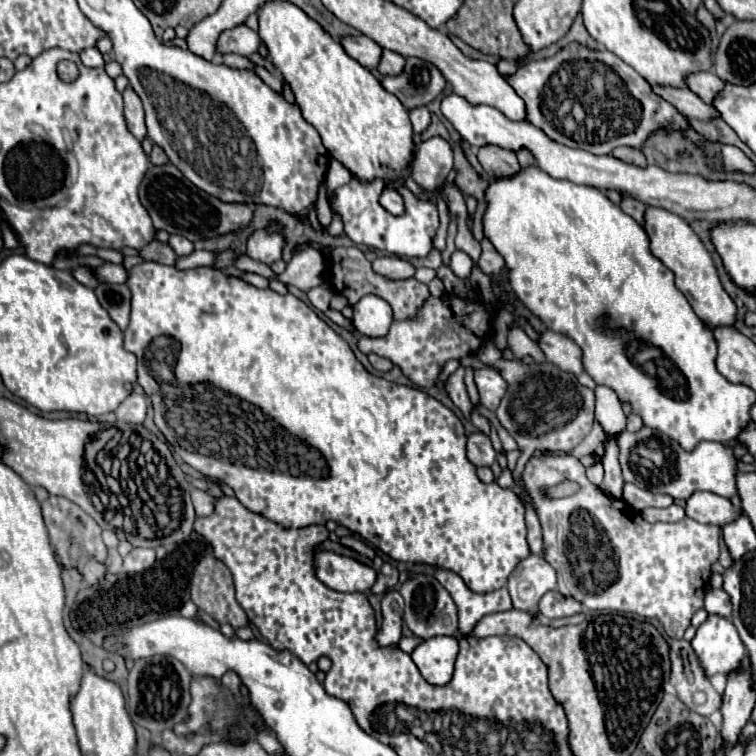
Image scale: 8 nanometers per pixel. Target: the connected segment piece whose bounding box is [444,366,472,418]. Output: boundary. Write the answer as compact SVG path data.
M460 366L454 374L450 374L444 382L444 388L448 392L448 396L452 398L454 406L458 406L462 410L462 414L466 418L470 418L470 410L472 410L472 402L468 398L466 392L466 384L464 384L464 366Z

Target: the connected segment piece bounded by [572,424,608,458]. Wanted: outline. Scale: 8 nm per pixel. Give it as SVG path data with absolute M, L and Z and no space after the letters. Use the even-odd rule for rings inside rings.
M594 424L594 430L572 452L574 454L600 454L600 458L602 458L604 456L606 440L608 440L608 436L600 428L600 424Z

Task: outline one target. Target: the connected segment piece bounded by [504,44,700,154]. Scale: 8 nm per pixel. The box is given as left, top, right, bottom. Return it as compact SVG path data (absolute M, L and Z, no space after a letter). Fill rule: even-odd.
M568 44L556 56L522 64L514 74L504 78L526 102L526 122L540 128L550 140L570 148L582 148L592 154L610 154L616 146L640 148L644 140L658 128L684 128L692 140L700 140L700 136L688 128L684 116L674 110L670 102L656 96L648 82L632 66L608 50L596 52L580 44Z

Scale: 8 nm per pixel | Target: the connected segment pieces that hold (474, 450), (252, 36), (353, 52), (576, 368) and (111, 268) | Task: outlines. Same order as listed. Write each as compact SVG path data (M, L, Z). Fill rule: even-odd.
M476 432L468 436L468 460L474 466L490 466L496 460L496 450L486 434Z
M240 24L240 26L224 32L218 38L216 52L218 54L242 54L242 56L250 56L252 52L258 50L258 46L260 46L258 32L250 30L246 24Z
M360 34L360 36L340 36L338 42L346 50L346 54L352 56L354 60L358 60L362 66L366 66L366 68L378 66L382 48L374 40Z
M544 330L538 336L538 346L546 354L546 360L548 362L554 362L562 370L572 372L572 374L580 374L584 370L582 360L580 360L580 354L582 352L576 346L576 342L572 338L568 338L566 334Z
M106 262L102 268L96 268L96 274L102 282L112 282L112 284L126 284L128 280L128 270L122 264Z

